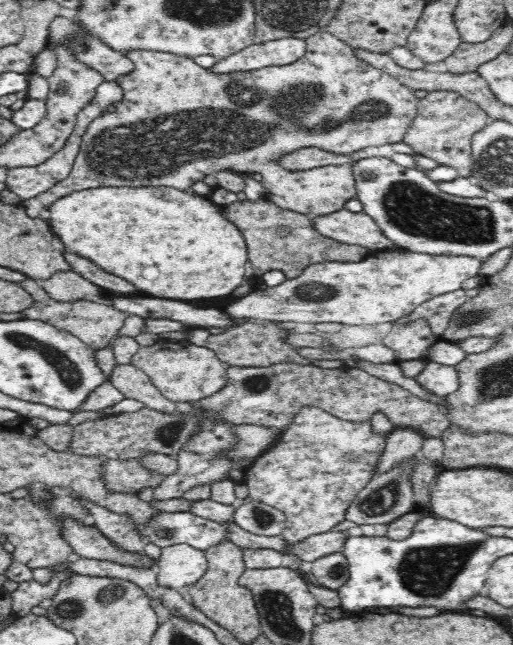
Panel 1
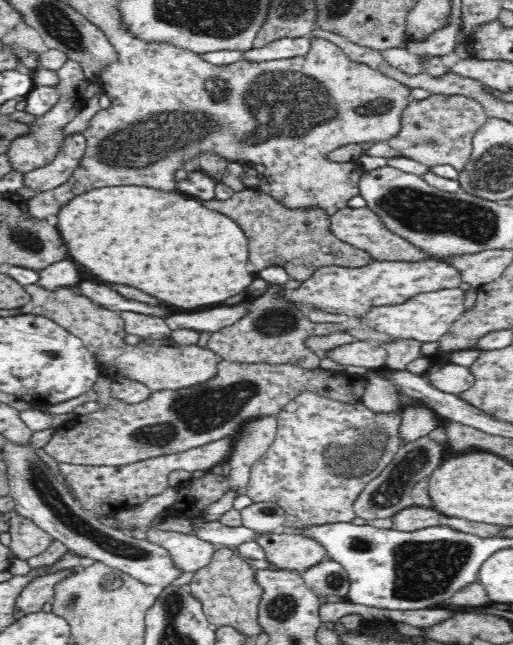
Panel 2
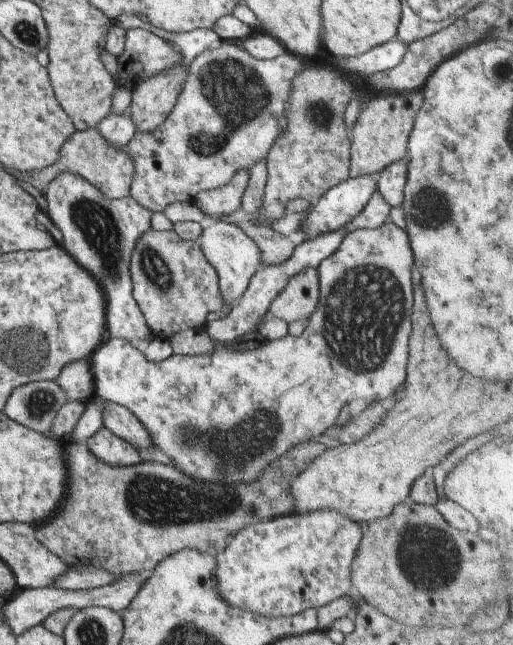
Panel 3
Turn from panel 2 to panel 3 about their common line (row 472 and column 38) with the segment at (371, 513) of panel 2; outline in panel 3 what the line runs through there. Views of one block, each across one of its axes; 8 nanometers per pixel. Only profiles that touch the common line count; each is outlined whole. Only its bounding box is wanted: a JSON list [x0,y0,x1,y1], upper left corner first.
[2,380,67,434]

